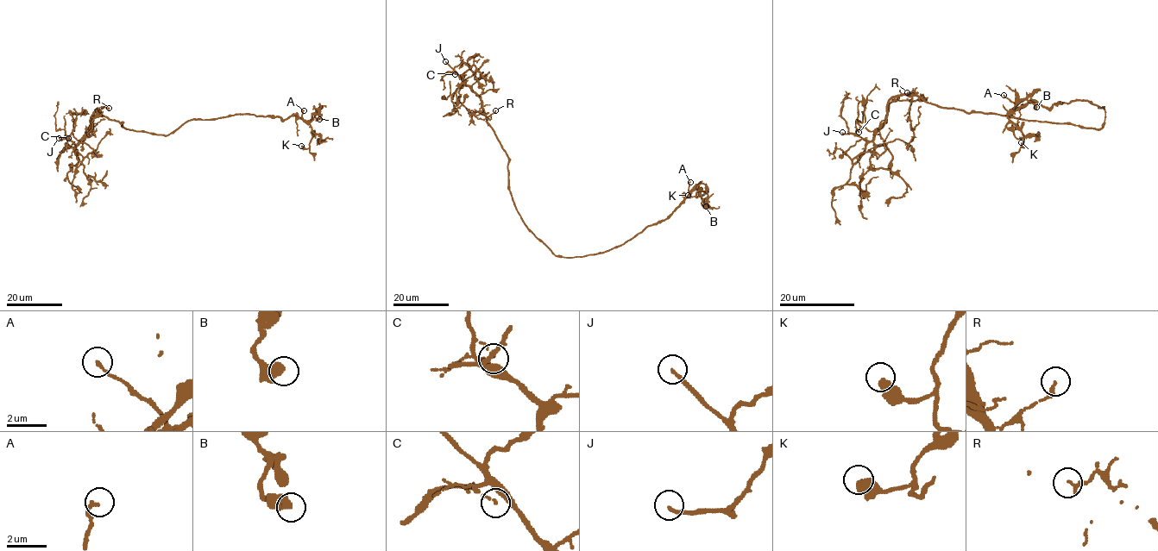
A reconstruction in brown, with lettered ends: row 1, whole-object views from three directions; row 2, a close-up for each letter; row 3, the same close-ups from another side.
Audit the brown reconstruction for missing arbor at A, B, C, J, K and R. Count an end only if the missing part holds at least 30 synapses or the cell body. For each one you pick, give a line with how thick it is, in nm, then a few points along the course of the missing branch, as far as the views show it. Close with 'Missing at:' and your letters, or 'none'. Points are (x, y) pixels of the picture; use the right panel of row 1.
J: calibre 160 nm
Missing at: J

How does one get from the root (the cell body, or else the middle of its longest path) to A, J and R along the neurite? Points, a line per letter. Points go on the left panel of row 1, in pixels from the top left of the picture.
A: (140, 132), (167, 135), (193, 119), (236, 114), (279, 116), (282, 120), (295, 115), (302, 119), (304, 110)
J: (140, 132), (126, 128), (122, 123), (110, 120), (97, 110), (91, 116), (90, 130), (78, 144), (59, 138)
R: (140, 132), (126, 128), (122, 123), (101, 113), (104, 107), (109, 108)

